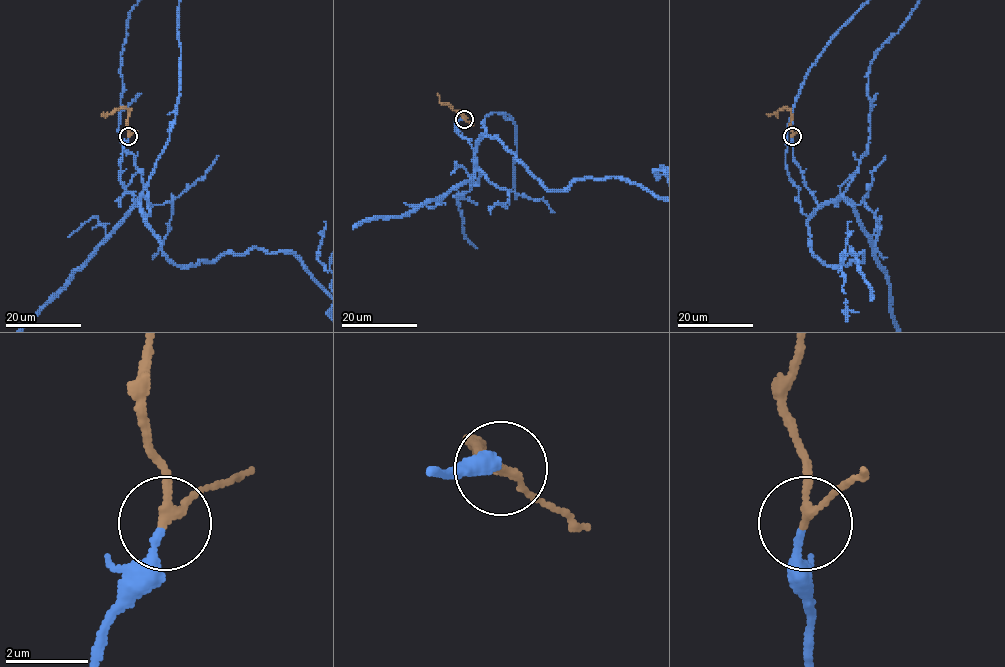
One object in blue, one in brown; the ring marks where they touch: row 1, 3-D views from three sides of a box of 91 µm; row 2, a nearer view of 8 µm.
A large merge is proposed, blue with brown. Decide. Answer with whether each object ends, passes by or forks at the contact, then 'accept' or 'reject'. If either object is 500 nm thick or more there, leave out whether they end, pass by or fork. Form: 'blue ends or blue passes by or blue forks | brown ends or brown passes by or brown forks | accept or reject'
blue ends | brown passes by | accept

